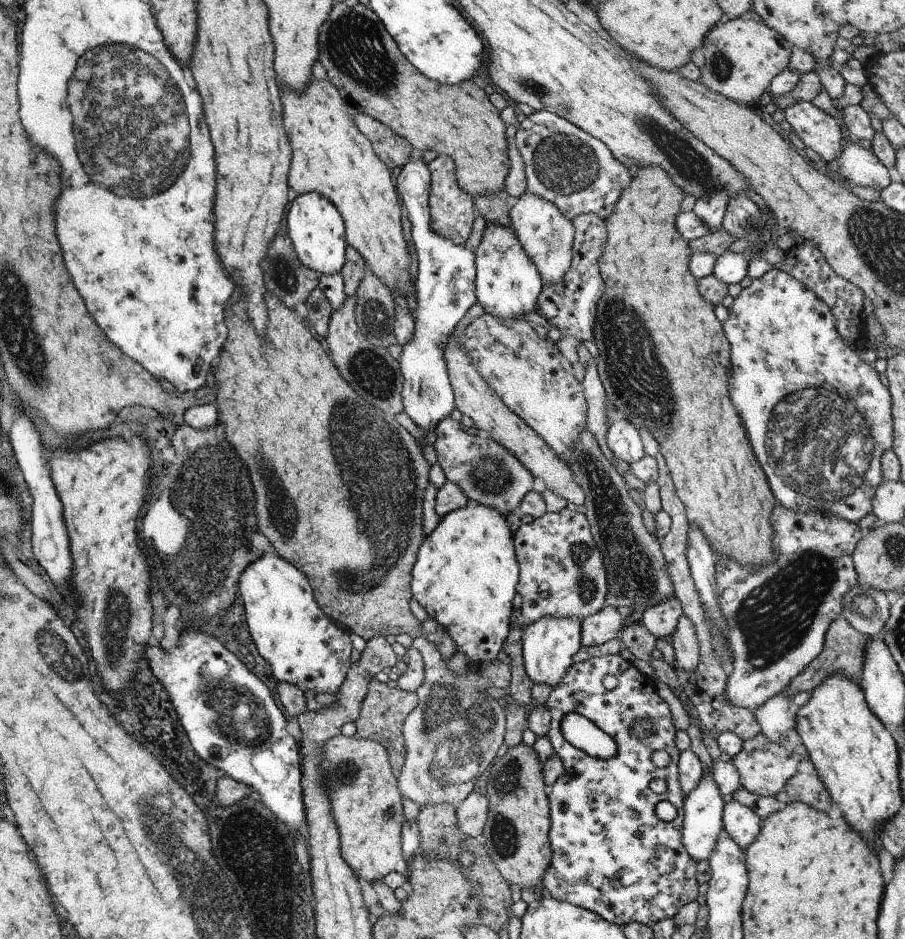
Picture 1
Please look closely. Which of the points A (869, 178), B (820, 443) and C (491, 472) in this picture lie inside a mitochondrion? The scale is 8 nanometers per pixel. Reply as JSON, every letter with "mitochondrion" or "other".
{"A":"other","B":"mitochondrion","C":"mitochondrion"}

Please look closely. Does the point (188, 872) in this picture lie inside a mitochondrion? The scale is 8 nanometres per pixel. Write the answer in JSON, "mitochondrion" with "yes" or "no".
{"mitochondrion":"yes"}

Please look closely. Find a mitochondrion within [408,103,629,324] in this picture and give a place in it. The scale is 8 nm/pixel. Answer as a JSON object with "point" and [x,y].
{"point":[565,164]}

